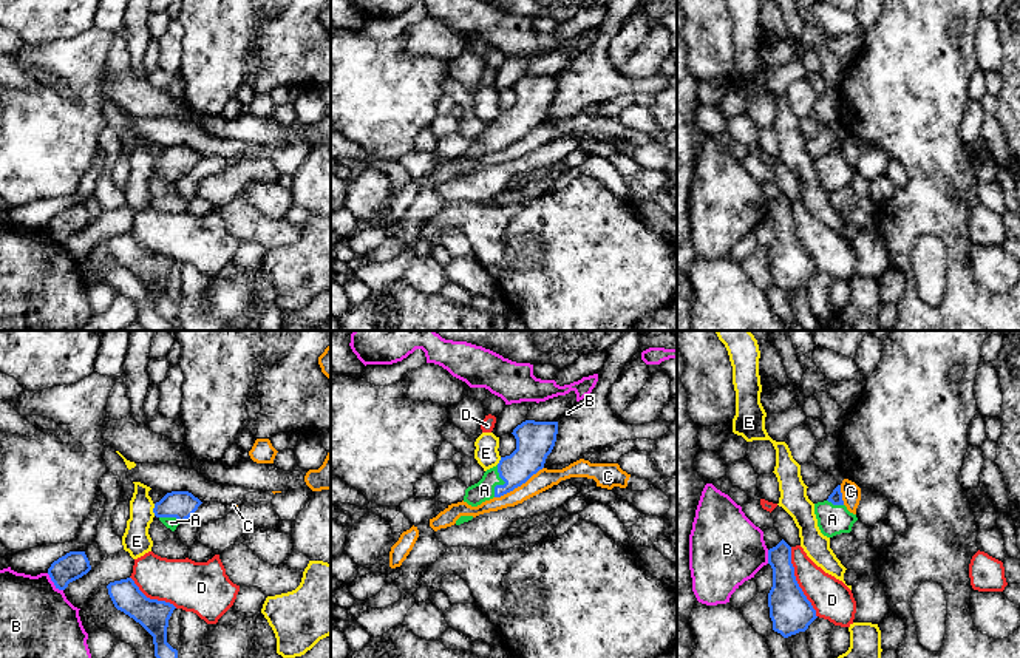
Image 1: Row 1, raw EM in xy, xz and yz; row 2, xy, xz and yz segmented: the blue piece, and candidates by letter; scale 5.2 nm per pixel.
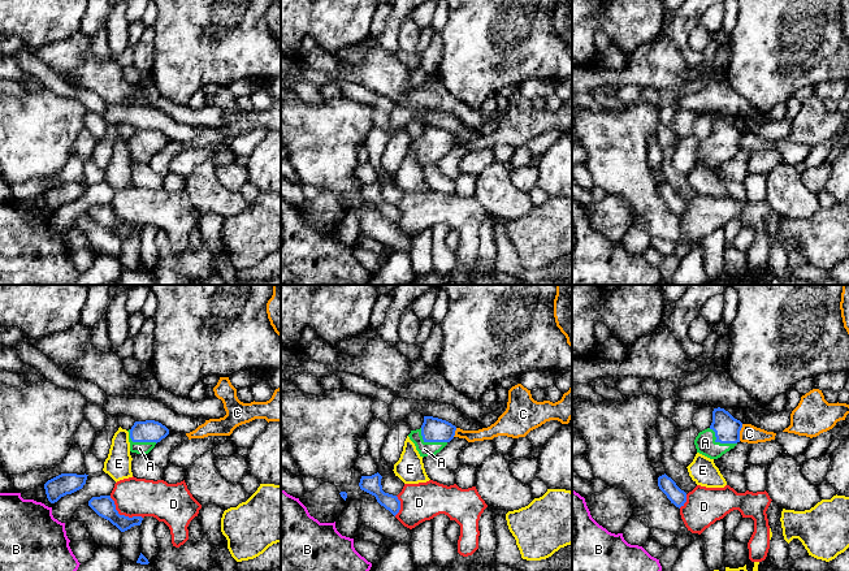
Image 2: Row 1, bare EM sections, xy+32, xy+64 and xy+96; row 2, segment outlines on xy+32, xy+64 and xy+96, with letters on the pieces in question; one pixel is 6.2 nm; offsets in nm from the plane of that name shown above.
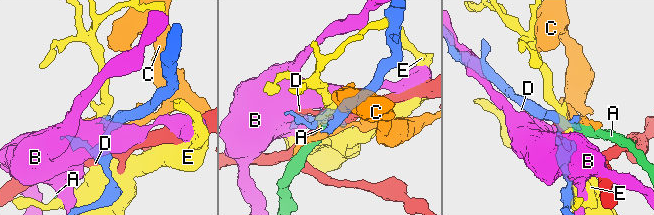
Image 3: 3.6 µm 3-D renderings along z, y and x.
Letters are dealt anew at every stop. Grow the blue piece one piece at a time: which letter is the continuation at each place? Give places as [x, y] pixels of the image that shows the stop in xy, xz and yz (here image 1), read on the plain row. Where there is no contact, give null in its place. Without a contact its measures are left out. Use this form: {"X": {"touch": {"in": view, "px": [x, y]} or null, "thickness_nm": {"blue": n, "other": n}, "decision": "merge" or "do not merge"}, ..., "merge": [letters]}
{"A": {"touch": {"in": "xz", "px": [504, 138]}, "thickness_nm": {"blue": 180, "other": 110}, "decision": "merge"}, "B": {"touch": {"in": "xy", "px": [53, 235]}, "thickness_nm": {"blue": 140, "other": 400}, "decision": "do not merge"}, "C": {"touch": {"in": "xz", "px": [518, 139]}, "thickness_nm": {"blue": 200, "other": 110}, "decision": "do not merge"}, "D": {"touch": {"in": "yz", "px": [796, 237]}, "thickness_nm": {"blue": 220, "other": 200}, "decision": "do not merge"}, "E": {"touch": {"in": "xy", "px": [153, 164]}, "thickness_nm": {"blue": 140, "other": 150}, "decision": "do not merge"}, "merge": ["A"]}

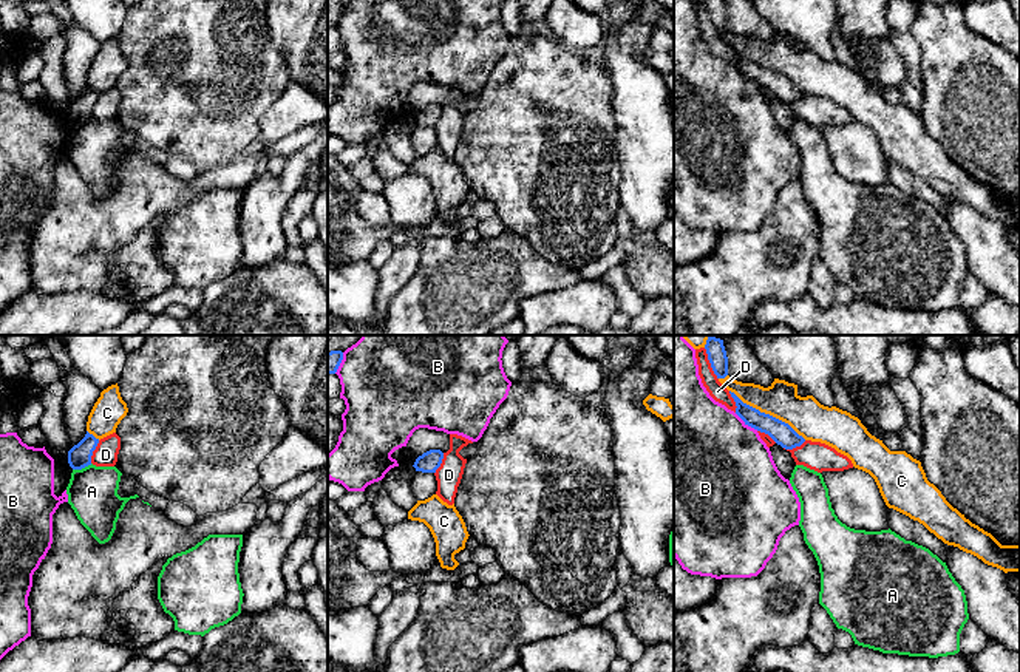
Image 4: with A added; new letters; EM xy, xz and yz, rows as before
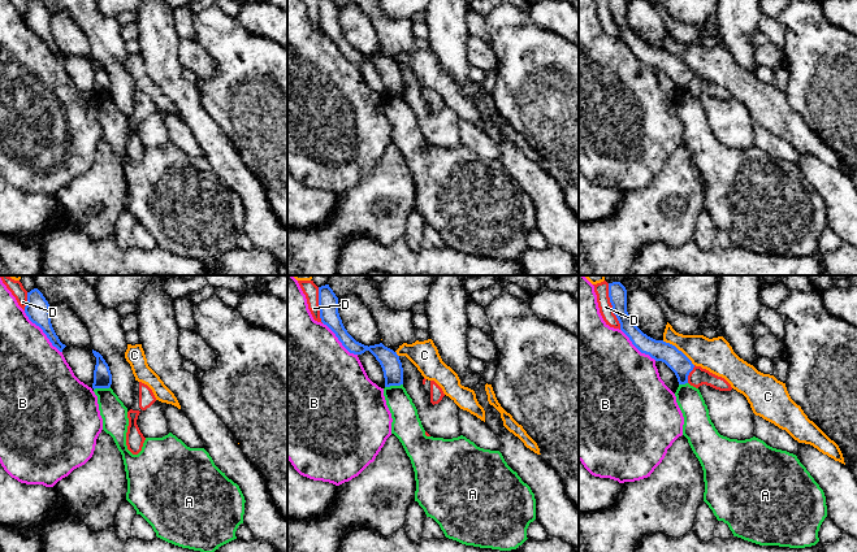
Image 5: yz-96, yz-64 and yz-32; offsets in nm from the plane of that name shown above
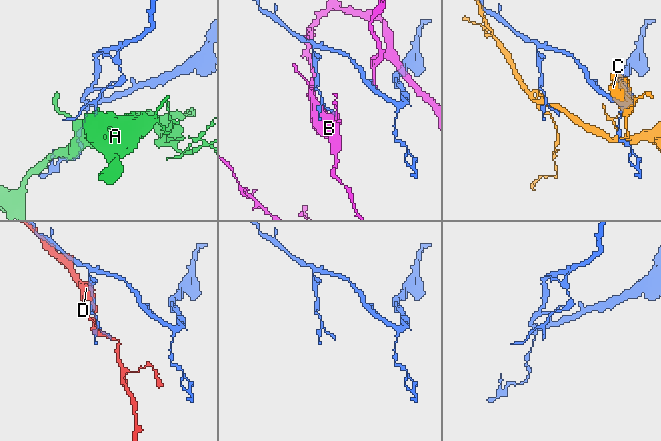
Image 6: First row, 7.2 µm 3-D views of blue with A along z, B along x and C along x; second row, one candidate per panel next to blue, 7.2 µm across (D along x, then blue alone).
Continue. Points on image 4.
{"A": {"touch": {"in": "xy", "px": [82, 121]}, "thickness_nm": {"blue": 120, "other": 260}, "decision": "do not merge"}, "B": {"touch": {"in": "yz", "px": [747, 78]}, "thickness_nm": {"blue": 110, "other": 480}, "decision": "do not merge"}, "C": {"touch": {"in": "yz", "px": [768, 68]}, "thickness_nm": {"blue": 110, "other": 200}, "decision": "do not merge"}, "D": {"touch": {"in": "yz", "px": [710, 16]}, "thickness_nm": {"blue": 100, "other": 90}, "decision": "do not merge"}, "merge": []}

